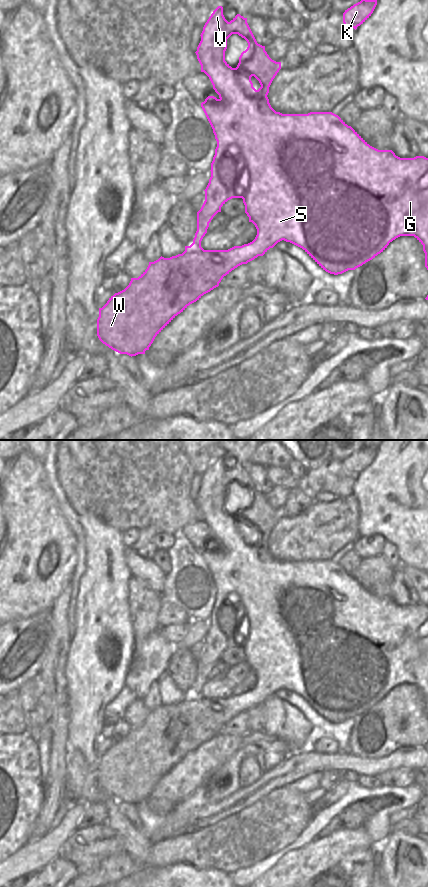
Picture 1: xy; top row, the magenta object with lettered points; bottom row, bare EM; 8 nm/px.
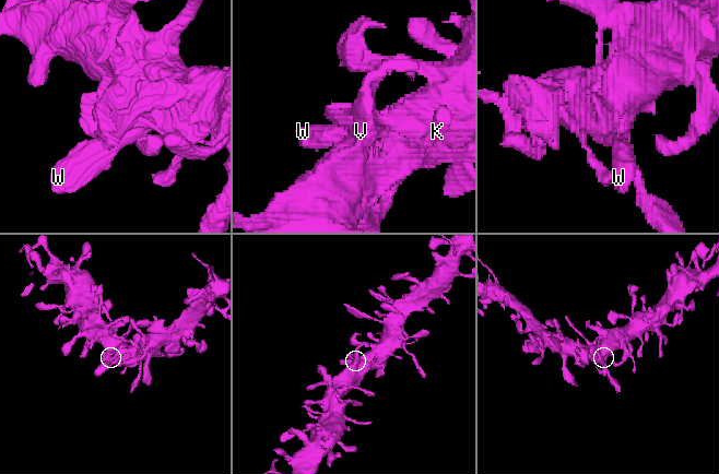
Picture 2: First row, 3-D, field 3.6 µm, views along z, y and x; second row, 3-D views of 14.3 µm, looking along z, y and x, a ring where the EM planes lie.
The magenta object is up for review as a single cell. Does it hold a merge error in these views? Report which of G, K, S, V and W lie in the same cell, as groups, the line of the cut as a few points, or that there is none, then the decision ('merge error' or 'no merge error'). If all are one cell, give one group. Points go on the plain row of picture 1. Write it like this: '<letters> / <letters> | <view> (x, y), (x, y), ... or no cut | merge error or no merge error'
G K S V W | no cut | no merge error

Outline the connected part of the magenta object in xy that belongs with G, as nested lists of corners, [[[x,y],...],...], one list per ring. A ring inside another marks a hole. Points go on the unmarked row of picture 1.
[[[218,454],[205,471],[200,484],[201,489],[195,501],[201,513],[201,520],[204,520],[209,525],[213,537],[219,543],[219,546],[217,547],[214,544],[208,544],[205,549],[201,551],[201,555],[213,577],[217,595],[211,611],[211,625],[204,638],[205,649],[201,657],[197,660],[197,679],[193,691],[190,694],[185,694],[185,699],[182,702],[170,706],[161,704],[158,708],[149,710],[147,717],[138,726],[131,726],[129,733],[124,738],[115,741],[102,756],[99,756],[99,765],[97,767],[97,784],[99,788],[112,798],[120,802],[127,802],[131,805],[138,802],[145,802],[145,799],[149,798],[155,785],[178,762],[183,760],[190,752],[199,748],[204,742],[218,735],[224,724],[238,714],[247,712],[258,704],[263,704],[270,696],[273,696],[282,688],[302,696],[323,718],[330,722],[338,723],[348,718],[355,718],[366,710],[372,708],[378,702],[383,700],[389,691],[396,686],[400,684],[414,684],[423,693],[425,715],[428,718],[428,606],[424,604],[400,606],[396,604],[392,598],[378,598],[370,594],[351,574],[348,574],[338,563],[332,560],[310,560],[308,562],[282,562],[276,560],[271,555],[267,543],[273,527],[281,517],[281,510],[272,508],[265,499],[265,494],[257,491],[247,471],[247,466],[244,466],[240,462],[237,462],[230,470],[228,470],[223,463],[223,455]],[[232,482],[238,482],[248,491],[247,497],[243,499],[239,505],[239,511],[236,516],[232,516],[225,509],[227,487]],[[252,524],[254,524],[261,533],[258,538],[253,535],[251,529]],[[232,646],[243,647],[245,661],[249,665],[249,670],[252,670],[257,677],[255,687],[248,692],[234,694],[228,698],[204,698],[201,695],[201,689],[207,681],[209,671],[218,660],[221,660],[221,655]]]

